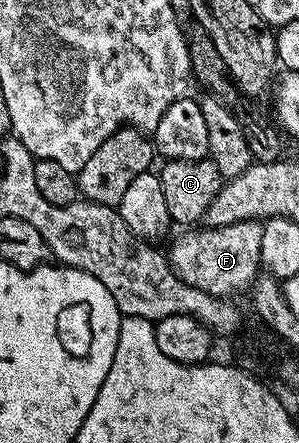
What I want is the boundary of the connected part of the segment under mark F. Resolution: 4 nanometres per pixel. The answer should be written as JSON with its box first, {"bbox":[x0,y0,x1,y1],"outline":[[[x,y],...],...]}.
{"bbox":[168,220,262,298],"outline":[[[245,220],[219,228],[202,226],[197,230],[183,232],[186,233],[168,248],[168,259],[175,275],[188,286],[204,290],[204,294],[234,298],[237,297],[237,292],[242,292],[245,288],[247,291],[258,278],[262,268],[260,258],[262,224],[259,221]]]}

